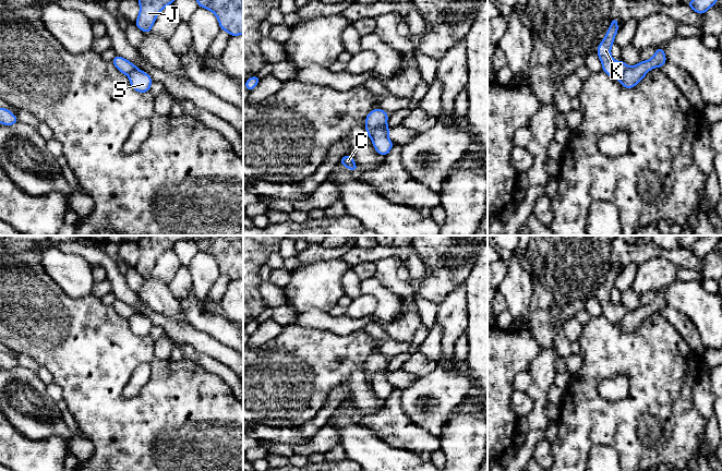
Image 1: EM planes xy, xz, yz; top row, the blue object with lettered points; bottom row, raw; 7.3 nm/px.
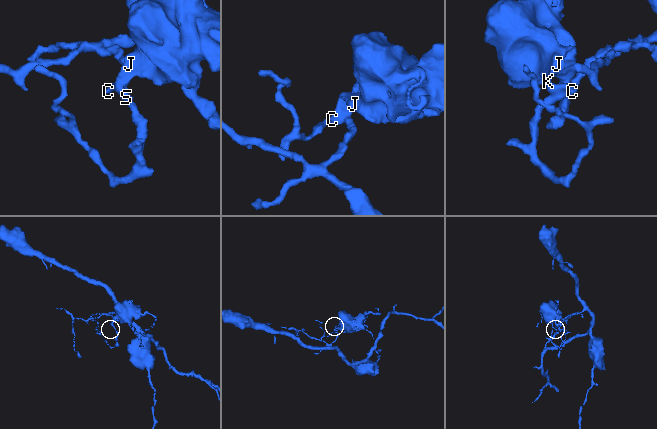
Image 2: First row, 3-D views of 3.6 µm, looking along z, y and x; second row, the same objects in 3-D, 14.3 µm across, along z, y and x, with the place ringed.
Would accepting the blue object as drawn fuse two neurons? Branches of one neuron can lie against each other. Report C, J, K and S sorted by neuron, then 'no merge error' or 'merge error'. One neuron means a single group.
C J K / S; merge error

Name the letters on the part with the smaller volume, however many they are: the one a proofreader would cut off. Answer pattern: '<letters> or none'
C, J, K

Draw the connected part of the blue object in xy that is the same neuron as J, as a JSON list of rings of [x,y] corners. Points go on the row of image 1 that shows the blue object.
[[[137,0],[140,3],[140,14],[135,21],[135,25],[148,33],[152,31],[154,22],[160,11],[168,4],[172,4],[175,0]]]

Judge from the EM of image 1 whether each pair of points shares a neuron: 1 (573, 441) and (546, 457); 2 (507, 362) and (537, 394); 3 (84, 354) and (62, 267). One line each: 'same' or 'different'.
1: different
2: different
3: different

